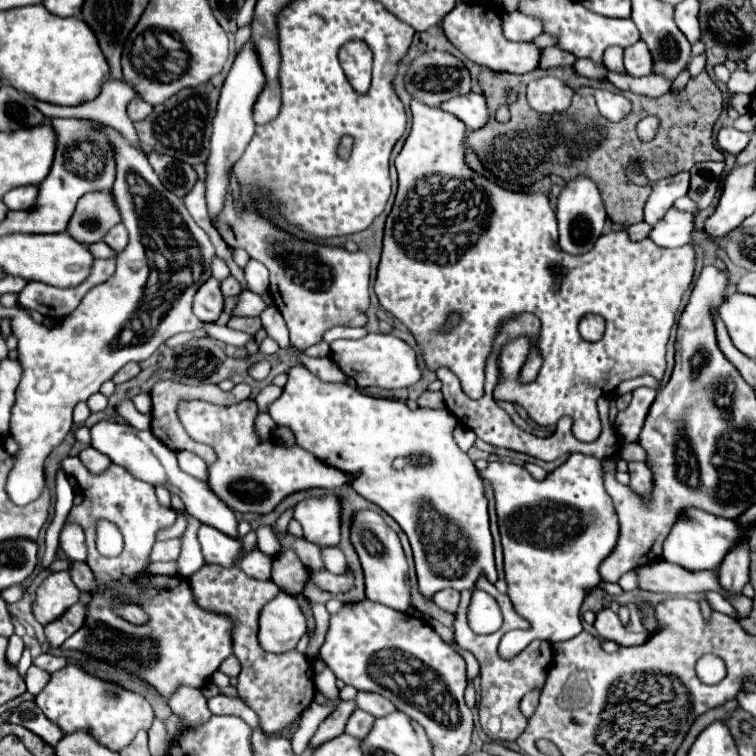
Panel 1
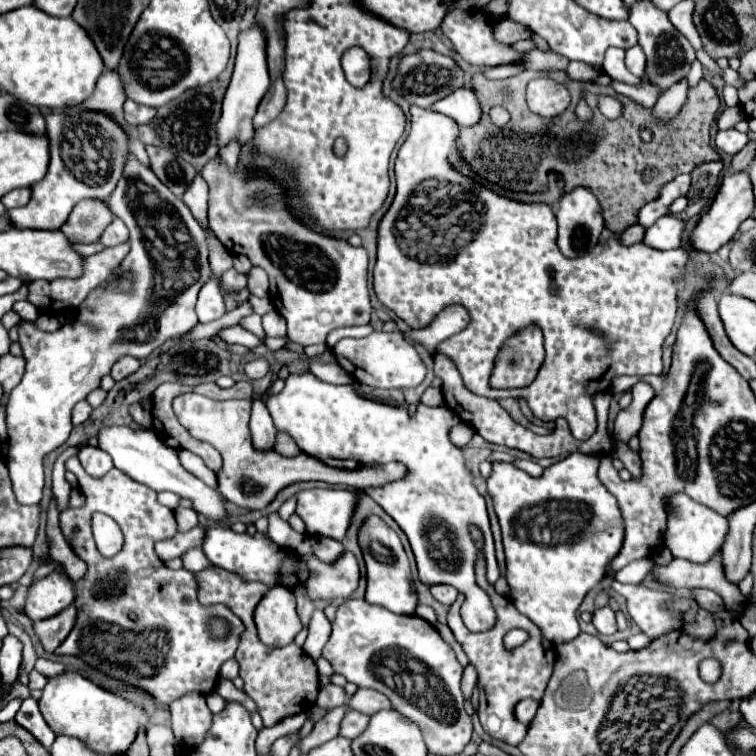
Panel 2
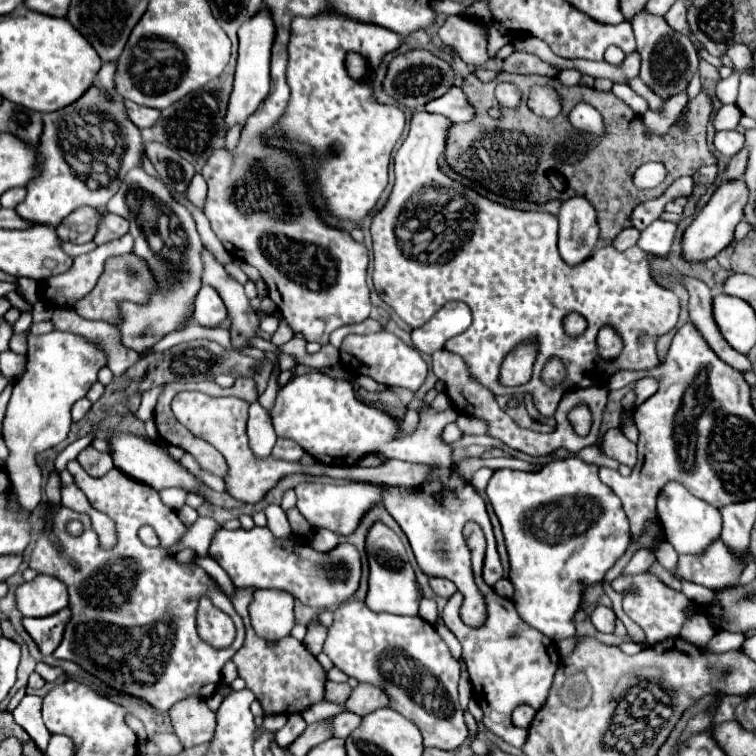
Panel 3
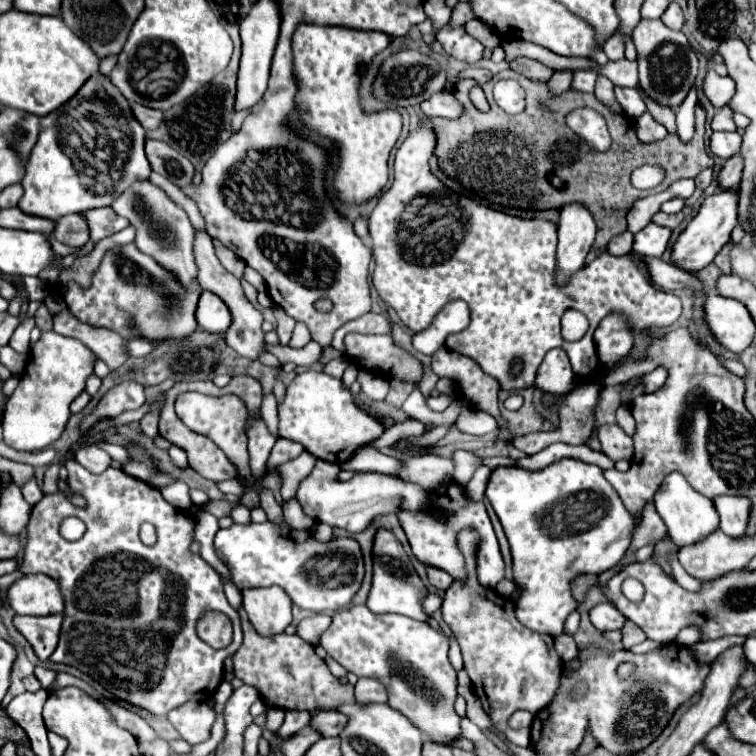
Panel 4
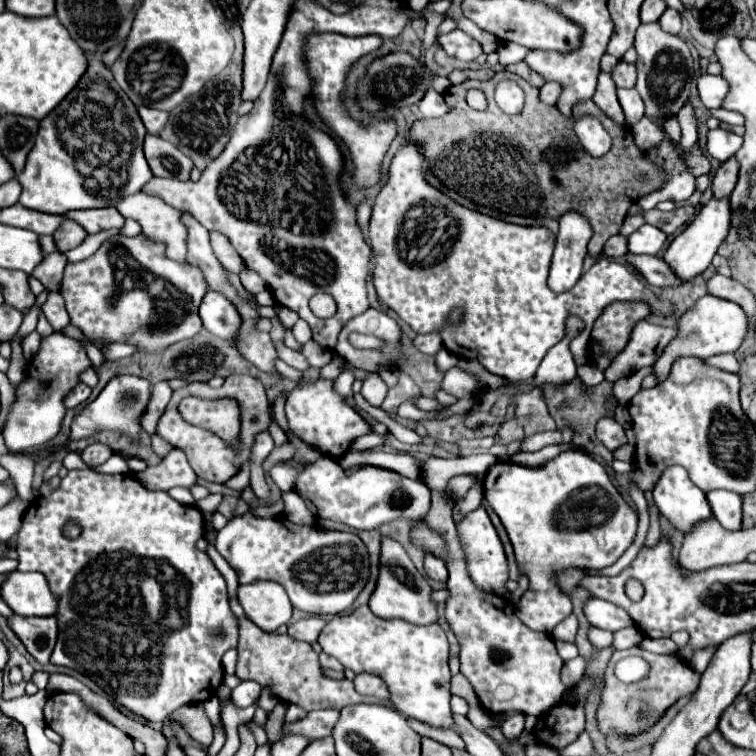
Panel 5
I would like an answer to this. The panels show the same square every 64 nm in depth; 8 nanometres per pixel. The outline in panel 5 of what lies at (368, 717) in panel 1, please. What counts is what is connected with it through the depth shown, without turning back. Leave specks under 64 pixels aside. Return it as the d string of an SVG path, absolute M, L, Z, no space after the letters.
M312 710L306 714L306 718L292 724L284 724L282 730L284 734L304 734L308 740L318 740L332 734L336 718L340 718L338 710Z

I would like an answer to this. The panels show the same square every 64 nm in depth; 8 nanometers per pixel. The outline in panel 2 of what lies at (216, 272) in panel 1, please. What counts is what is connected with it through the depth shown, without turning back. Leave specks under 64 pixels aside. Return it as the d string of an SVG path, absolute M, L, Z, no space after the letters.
M204 228L206 240L208 240L208 250L210 250L210 268L216 274L224 274L224 270L232 268L232 254L222 246L222 242L214 236L210 228Z

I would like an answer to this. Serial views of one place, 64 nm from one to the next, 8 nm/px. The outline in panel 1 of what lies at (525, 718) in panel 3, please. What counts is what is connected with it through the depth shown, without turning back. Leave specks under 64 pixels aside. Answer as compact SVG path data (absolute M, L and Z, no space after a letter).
M536 692L536 694L526 694L526 696L522 698L522 702L520 702L520 712L522 712L524 718L530 718L532 712L536 710L536 706L538 706L538 694L540 694L540 692Z

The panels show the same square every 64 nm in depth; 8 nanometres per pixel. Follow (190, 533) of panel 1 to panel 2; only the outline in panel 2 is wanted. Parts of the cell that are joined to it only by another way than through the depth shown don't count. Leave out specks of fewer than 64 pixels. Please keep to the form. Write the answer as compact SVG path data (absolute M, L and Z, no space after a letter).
M192 548L192 550L184 552L182 560L184 560L184 568L190 572L200 572L202 568L212 566L212 562L208 562L208 558L204 558L204 552L200 548Z

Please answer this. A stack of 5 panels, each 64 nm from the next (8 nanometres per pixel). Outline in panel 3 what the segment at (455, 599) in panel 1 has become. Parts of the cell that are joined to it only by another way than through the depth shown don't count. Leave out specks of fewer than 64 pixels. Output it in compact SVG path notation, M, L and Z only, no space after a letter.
M430 578L430 586L436 594L444 596L444 598L450 598L452 592L456 592L456 586L454 582L450 582L448 578Z

